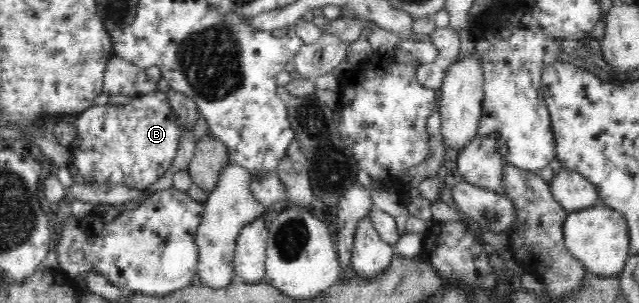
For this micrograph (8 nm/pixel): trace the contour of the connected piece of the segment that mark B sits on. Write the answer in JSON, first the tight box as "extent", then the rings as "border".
{"extent":[68,89,182,190],"border":[[[158,89],[133,97],[127,105],[113,106],[105,103],[104,106],[99,106],[93,104],[78,114],[73,124],[76,128],[76,138],[68,146],[73,154],[71,164],[85,182],[105,184],[105,186],[125,186],[137,190],[150,188],[163,177],[175,159],[179,137],[182,135],[166,93]]]}

